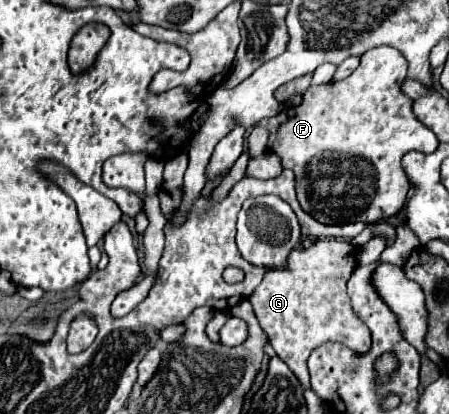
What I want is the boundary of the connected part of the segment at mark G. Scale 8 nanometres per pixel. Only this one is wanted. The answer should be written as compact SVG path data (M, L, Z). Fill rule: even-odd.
M318 240L310 248L294 248L286 266L268 270L260 286L248 298L272 348L304 388L310 386L306 360L316 346L324 342L340 342L359 355L371 347L370 330L352 312L350 298L346 294L346 282L354 268L354 246L350 246L350 242Z

